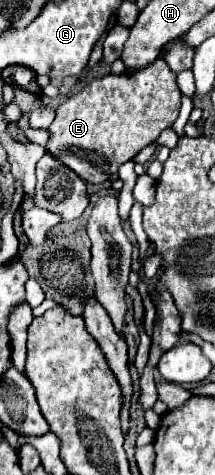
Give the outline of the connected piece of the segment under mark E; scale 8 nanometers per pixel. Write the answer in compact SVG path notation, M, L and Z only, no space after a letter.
M161 58L143 70L107 74L89 82L57 108L45 150L83 178L83 182L103 184L117 174L121 164L133 160L141 148L155 142L165 128L173 126L179 106L181 92L175 82L175 72Z

